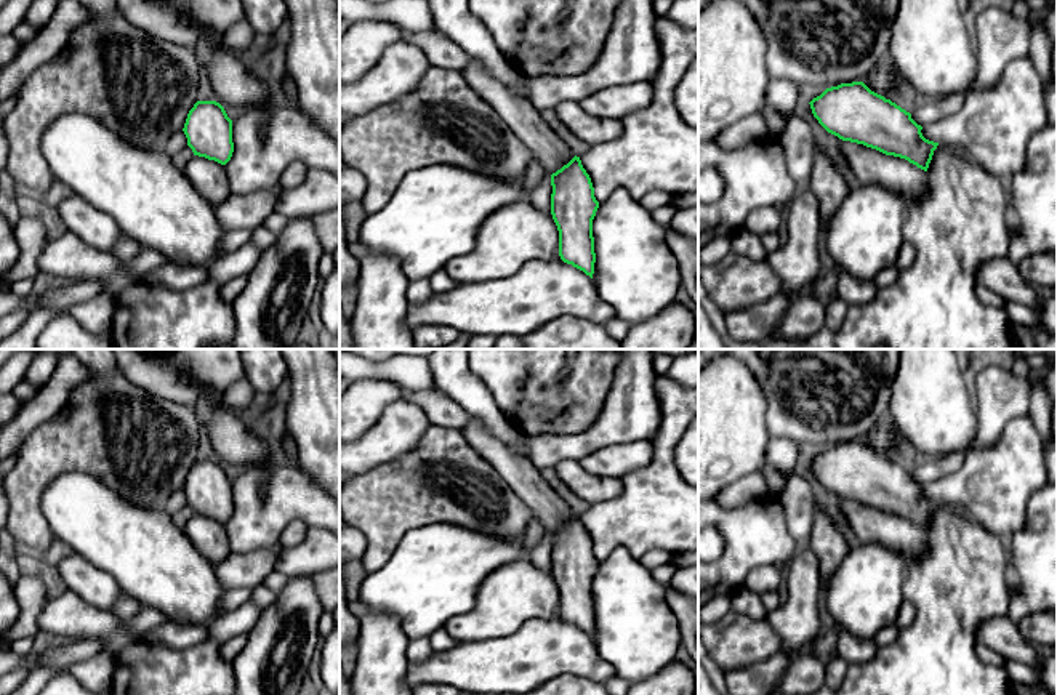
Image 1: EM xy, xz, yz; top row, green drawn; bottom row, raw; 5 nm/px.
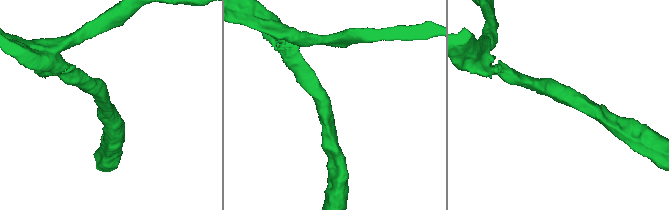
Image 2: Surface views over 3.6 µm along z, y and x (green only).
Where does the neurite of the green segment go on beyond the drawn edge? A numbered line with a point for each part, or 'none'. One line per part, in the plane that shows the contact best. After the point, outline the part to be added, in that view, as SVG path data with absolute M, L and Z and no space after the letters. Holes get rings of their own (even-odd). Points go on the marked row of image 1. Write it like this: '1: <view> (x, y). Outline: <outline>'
1: yz (872, 167). Outline: M842 141L842 152L860 184L881 184L903 195L908 203L927 191L926 171L905 159L850 141Z

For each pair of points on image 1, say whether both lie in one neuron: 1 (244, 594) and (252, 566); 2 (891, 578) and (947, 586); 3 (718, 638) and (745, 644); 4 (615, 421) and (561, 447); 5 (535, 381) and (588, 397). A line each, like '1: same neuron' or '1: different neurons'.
1: different neurons
2: different neurons
3: same neuron
4: same neuron
5: same neuron

